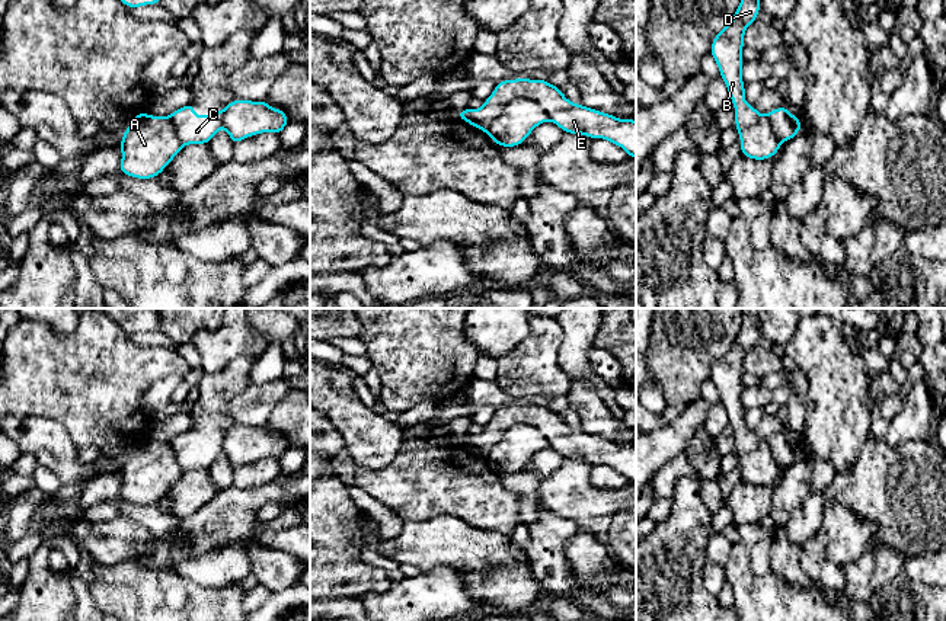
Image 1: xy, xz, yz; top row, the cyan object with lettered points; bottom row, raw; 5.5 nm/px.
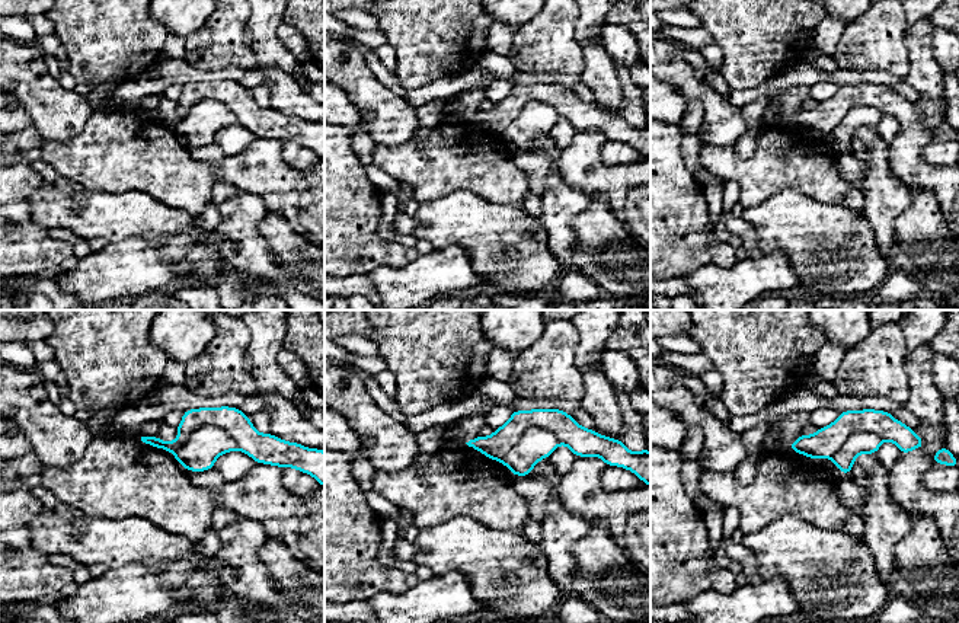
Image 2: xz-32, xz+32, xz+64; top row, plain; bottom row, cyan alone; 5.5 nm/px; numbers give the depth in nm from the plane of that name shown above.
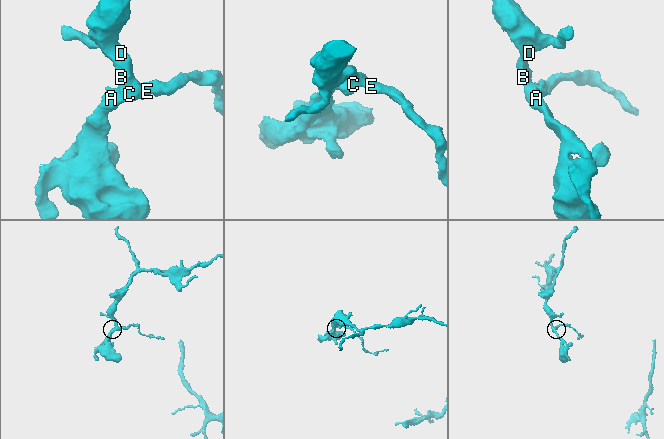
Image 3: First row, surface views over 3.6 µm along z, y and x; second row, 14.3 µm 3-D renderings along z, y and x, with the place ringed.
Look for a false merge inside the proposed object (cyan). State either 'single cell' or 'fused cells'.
fused cells

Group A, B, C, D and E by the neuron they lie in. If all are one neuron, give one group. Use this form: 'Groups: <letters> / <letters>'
Groups: A B D E / C

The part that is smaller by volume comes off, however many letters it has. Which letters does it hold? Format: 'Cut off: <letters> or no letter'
Cut off: C

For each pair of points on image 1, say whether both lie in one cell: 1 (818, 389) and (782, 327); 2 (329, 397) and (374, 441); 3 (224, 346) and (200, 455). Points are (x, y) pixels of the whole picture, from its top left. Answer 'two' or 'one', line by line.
1: two
2: one
3: two

